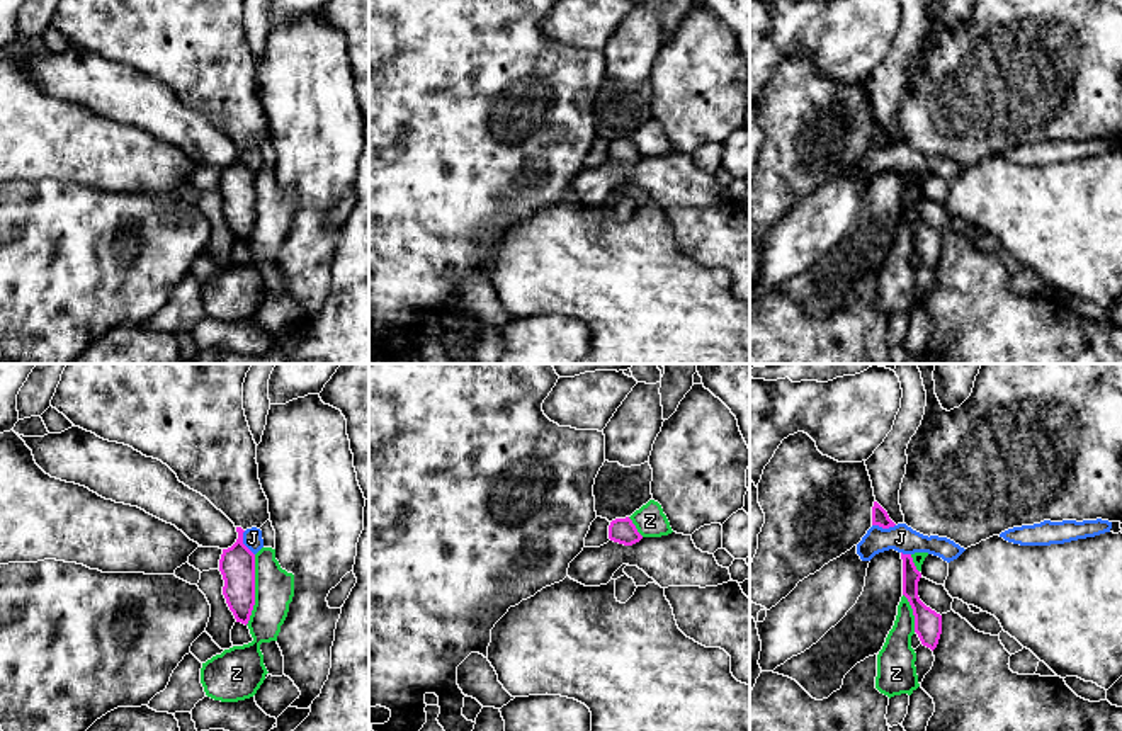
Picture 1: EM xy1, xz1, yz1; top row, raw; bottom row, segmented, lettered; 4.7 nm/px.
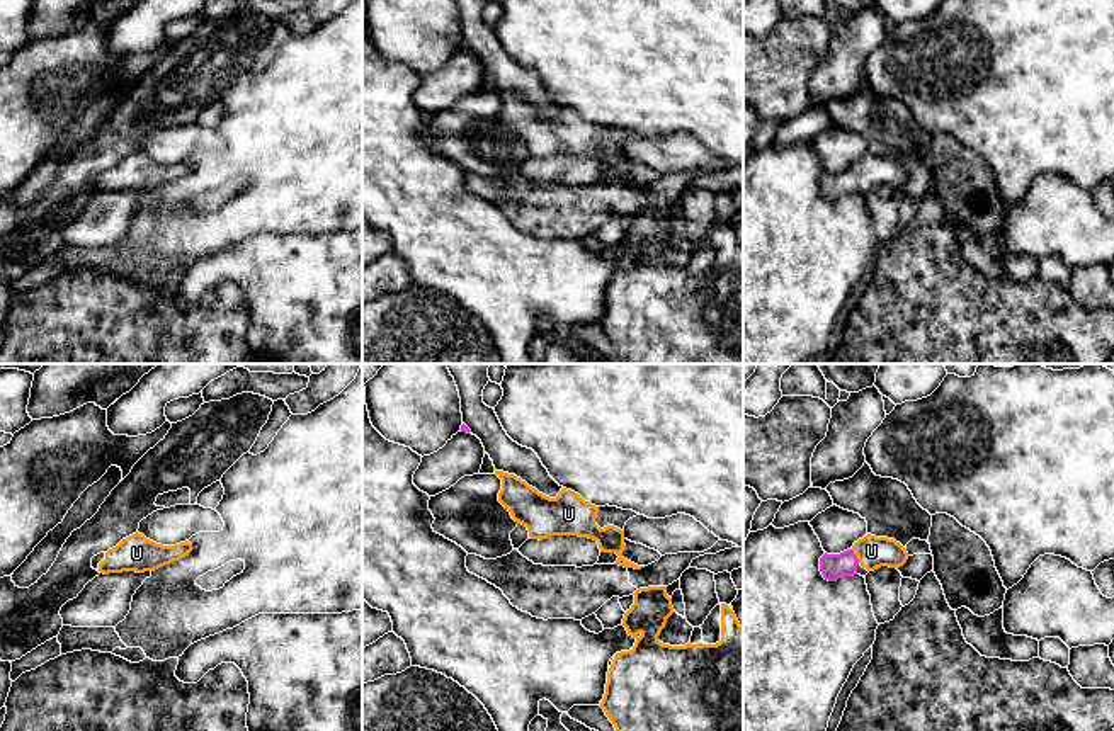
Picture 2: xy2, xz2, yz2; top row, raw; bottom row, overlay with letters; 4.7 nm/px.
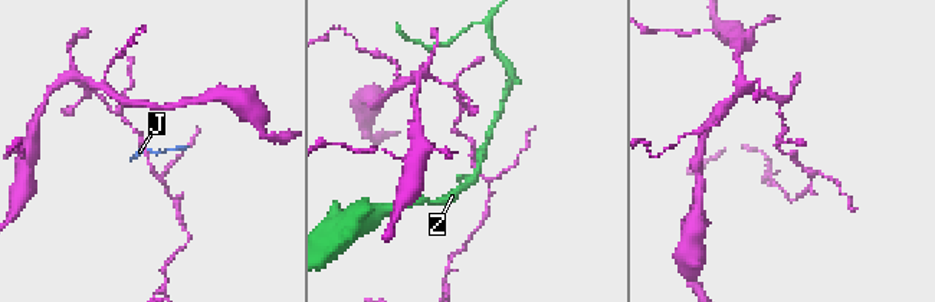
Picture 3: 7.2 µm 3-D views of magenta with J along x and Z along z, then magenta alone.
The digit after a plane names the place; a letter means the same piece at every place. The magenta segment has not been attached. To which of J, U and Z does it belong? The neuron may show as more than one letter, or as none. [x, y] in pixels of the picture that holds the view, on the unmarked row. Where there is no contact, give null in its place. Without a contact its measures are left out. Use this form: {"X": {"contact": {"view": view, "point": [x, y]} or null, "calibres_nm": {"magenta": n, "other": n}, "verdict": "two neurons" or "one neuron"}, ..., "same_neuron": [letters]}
{"J": {"contact": {"view": "xy1", "point": [242, 162]}, "calibres_nm": {"magenta": 170, "other": 100}, "verdict": "two neurons"}, "U": {"contact": {"view": "yz2", "point": [856, 175]}, "calibres_nm": {"magenta": 120, "other": 150}, "verdict": "one neuron"}, "Z": {"contact": {"view": "xy1", "point": [254, 209]}, "calibres_nm": {"magenta": 170, "other": 190}, "verdict": "two neurons"}, "same_neuron": ["U"]}

